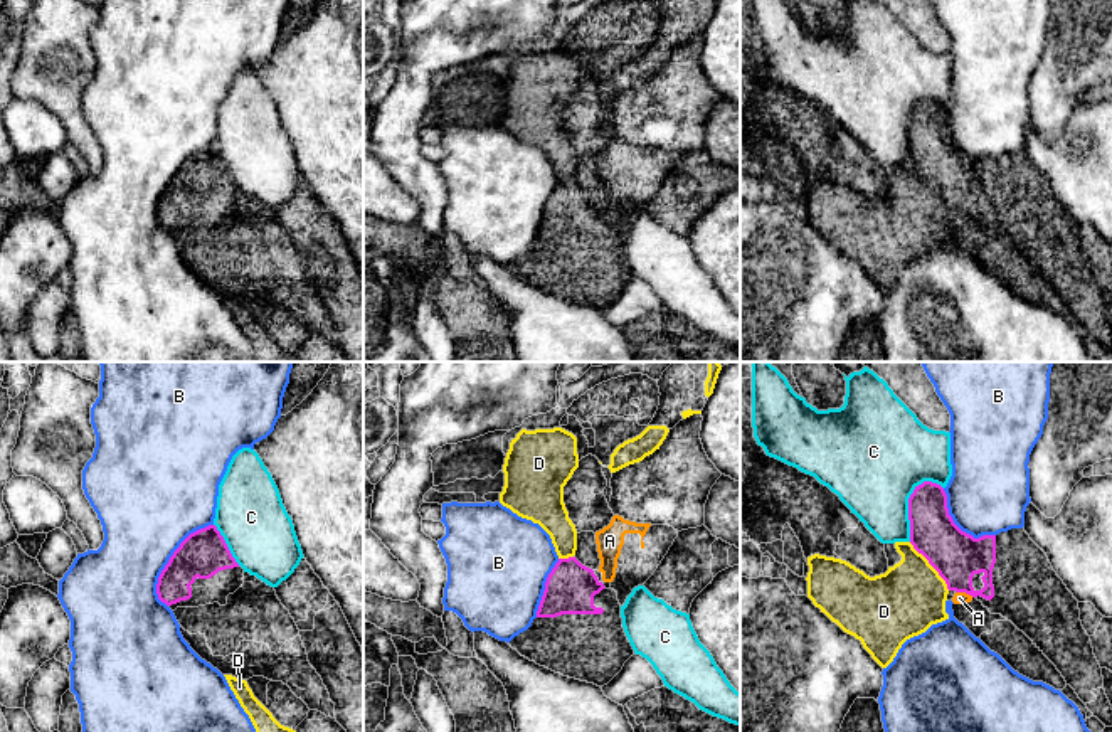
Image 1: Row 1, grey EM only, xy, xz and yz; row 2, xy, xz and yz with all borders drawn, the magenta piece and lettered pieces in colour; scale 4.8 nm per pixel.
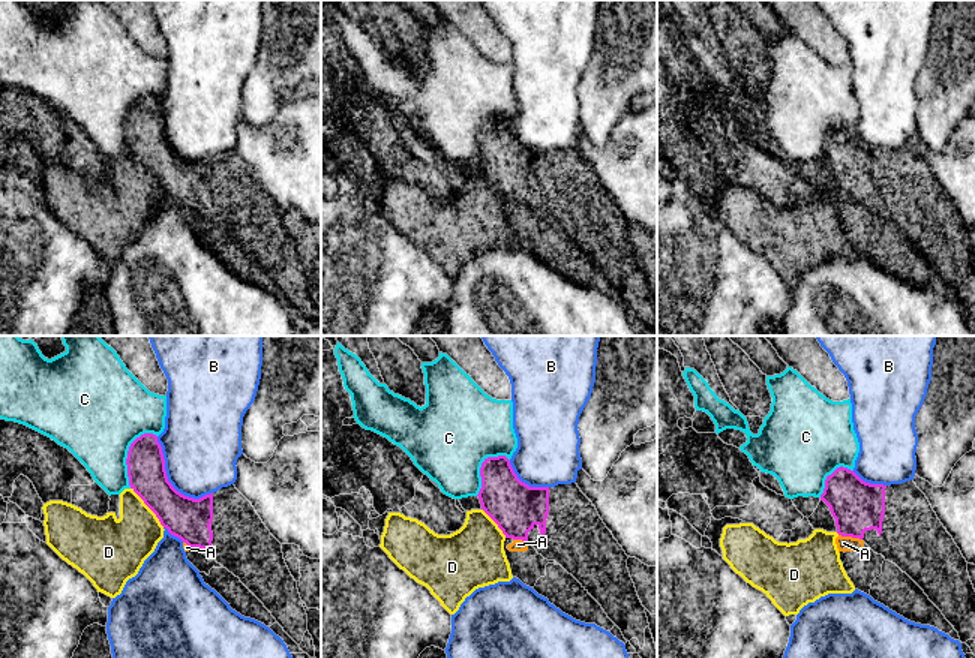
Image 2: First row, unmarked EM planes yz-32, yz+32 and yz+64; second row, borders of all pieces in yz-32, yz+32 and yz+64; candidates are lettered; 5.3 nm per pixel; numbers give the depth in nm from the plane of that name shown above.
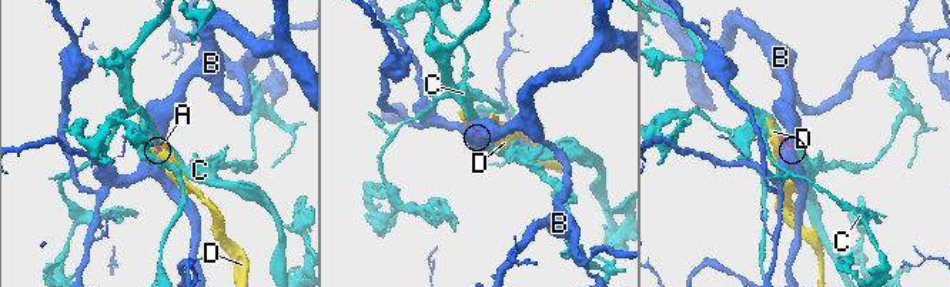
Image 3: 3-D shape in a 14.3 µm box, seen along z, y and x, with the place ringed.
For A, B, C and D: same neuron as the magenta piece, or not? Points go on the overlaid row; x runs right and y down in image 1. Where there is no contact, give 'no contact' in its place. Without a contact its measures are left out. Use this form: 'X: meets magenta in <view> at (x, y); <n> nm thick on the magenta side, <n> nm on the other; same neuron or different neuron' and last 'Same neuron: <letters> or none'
A: meets magenta in yz at (964, 591); 240 nm thick on the magenta side, 60 nm on the other; different neuron
B: meets magenta in xy at (170, 559); 220 nm thick on the magenta side, 440 nm on the other; different neuron
C: meets magenta in yz at (909, 505); 220 nm thick on the magenta side, 440 nm on the other; different neuron
D: meets magenta in yz at (931, 564); 240 nm thick on the magenta side, 340 nm on the other; different neuron
Same neuron: none

